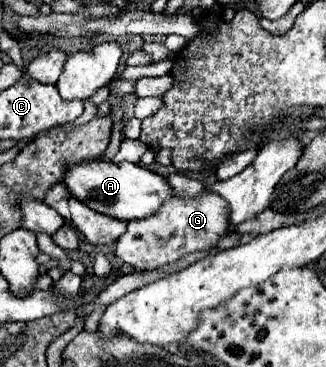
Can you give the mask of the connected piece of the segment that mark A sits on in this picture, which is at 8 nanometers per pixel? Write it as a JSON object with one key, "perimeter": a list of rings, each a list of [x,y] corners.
{"perimeter":[[[101,158],[83,160],[79,164],[67,166],[63,184],[67,186],[71,196],[77,198],[79,202],[87,204],[95,212],[101,212],[105,216],[111,216],[111,218],[117,218],[123,222],[155,214],[157,208],[167,198],[173,196],[173,192],[163,176],[159,176],[139,164],[133,164],[133,162],[113,164],[113,162],[105,162]]]}

